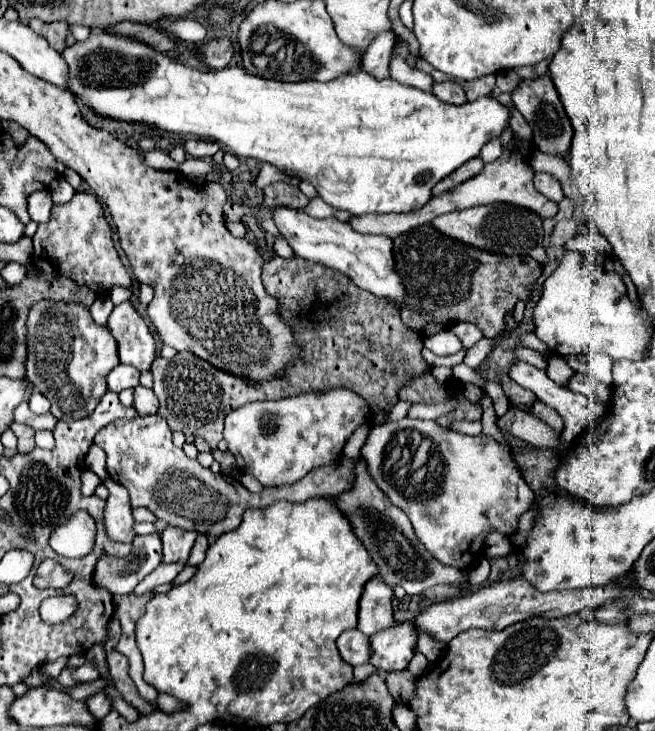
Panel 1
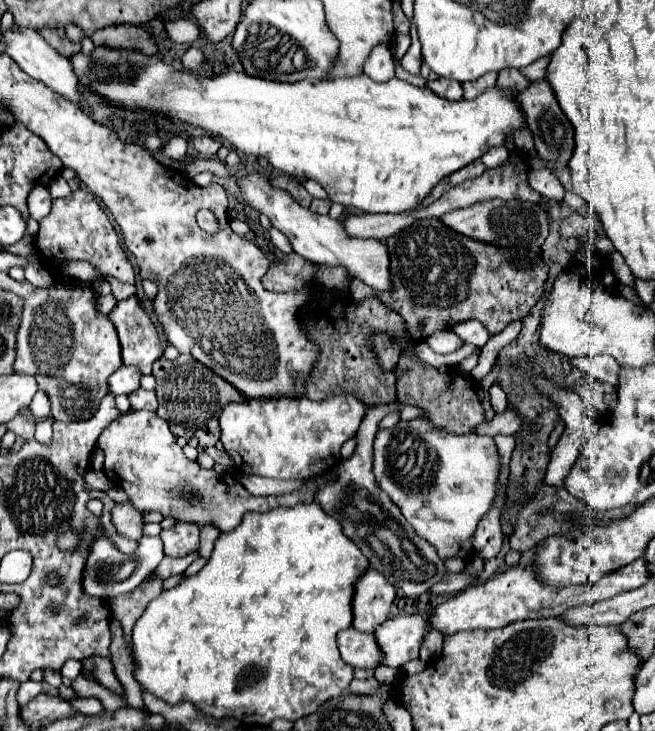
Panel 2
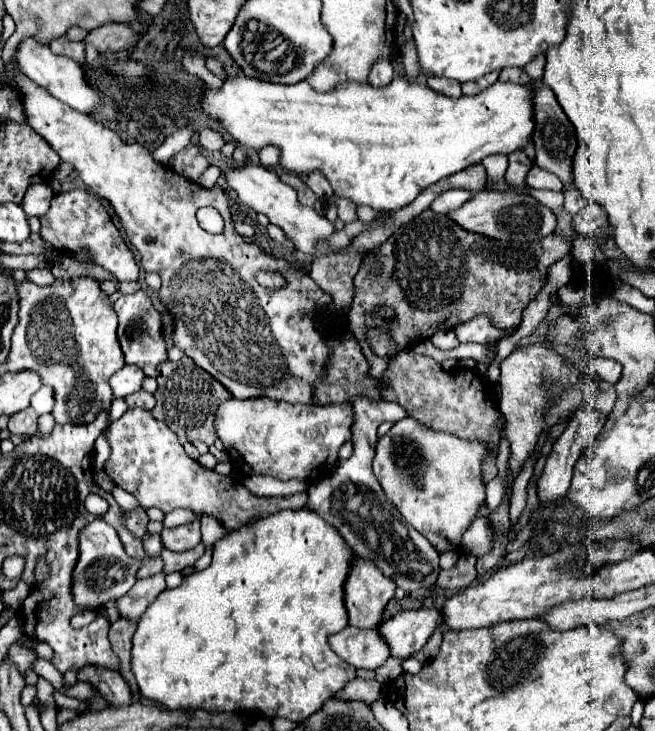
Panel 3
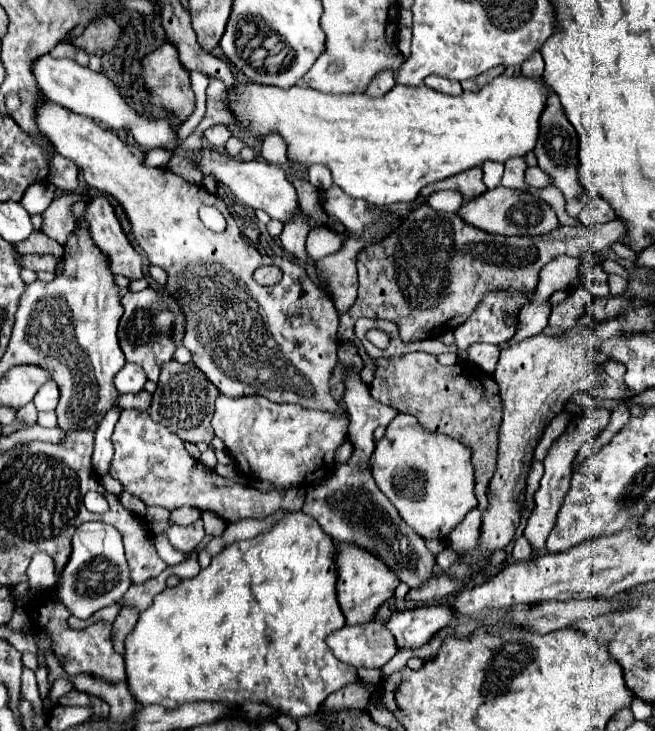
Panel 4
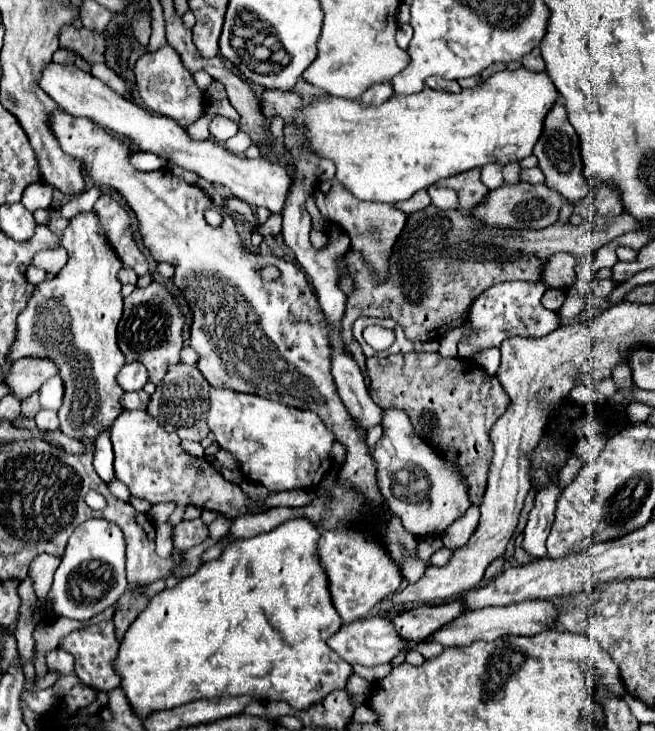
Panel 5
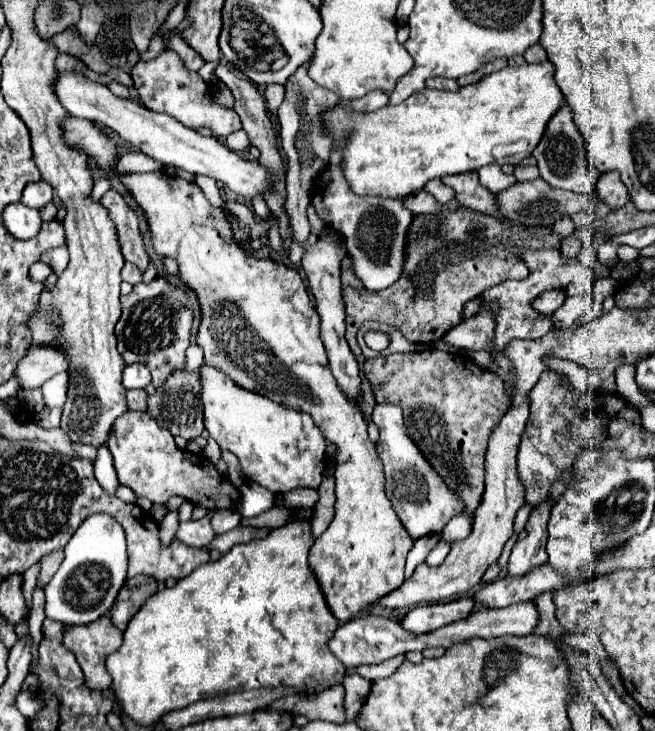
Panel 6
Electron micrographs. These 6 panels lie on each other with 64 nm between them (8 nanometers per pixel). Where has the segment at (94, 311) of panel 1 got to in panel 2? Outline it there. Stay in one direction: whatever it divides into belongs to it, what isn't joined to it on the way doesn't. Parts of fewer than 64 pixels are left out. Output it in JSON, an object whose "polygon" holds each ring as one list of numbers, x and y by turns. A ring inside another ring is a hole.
{"polygon":[[108,294,106,296,98,296,96,299,96,308,98,308,98,312,102,312,102,314,109,314,117,301,112,294]]}

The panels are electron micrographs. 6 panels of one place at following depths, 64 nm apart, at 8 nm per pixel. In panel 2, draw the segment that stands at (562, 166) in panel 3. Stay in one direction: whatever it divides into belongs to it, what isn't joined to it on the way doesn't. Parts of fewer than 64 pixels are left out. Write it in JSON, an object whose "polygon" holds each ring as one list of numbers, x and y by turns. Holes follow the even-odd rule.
{"polygon":[[546,80,532,82,518,96,518,102,520,102,520,106,522,106,524,114,526,114,528,128,532,132,532,136,534,136,538,158,544,160,544,162,548,162,552,166,552,170,566,168,568,162,570,162,570,154,574,152,574,130,570,128,570,120,566,118,566,114,560,110,550,84]]}

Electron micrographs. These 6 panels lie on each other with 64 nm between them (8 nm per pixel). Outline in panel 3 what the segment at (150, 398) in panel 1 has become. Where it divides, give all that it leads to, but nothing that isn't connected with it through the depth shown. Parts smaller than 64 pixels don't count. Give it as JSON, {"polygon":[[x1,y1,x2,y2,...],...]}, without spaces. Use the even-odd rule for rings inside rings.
{"polygon":[[140,390,140,392,134,392,134,394,126,396,124,402,128,404,128,408,144,408,144,410,152,410,154,404,156,404,154,396,146,390]]}

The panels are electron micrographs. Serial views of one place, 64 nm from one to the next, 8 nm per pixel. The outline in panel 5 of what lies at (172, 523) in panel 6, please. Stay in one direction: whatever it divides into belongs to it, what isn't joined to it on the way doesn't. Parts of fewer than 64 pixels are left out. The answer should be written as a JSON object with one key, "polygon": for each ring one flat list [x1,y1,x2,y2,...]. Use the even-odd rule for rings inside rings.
{"polygon":[[170,520,156,526,156,552,160,556,170,556,170,552,172,552,172,524,170,524]]}

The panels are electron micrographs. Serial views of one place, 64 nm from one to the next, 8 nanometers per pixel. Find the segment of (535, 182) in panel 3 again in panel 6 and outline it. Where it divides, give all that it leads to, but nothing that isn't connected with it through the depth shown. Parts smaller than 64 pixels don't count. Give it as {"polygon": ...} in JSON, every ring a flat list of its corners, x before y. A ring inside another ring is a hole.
{"polygon":[[516,166,514,168,514,176,518,182,524,182,524,180,534,180,538,174,538,168,536,166]]}

